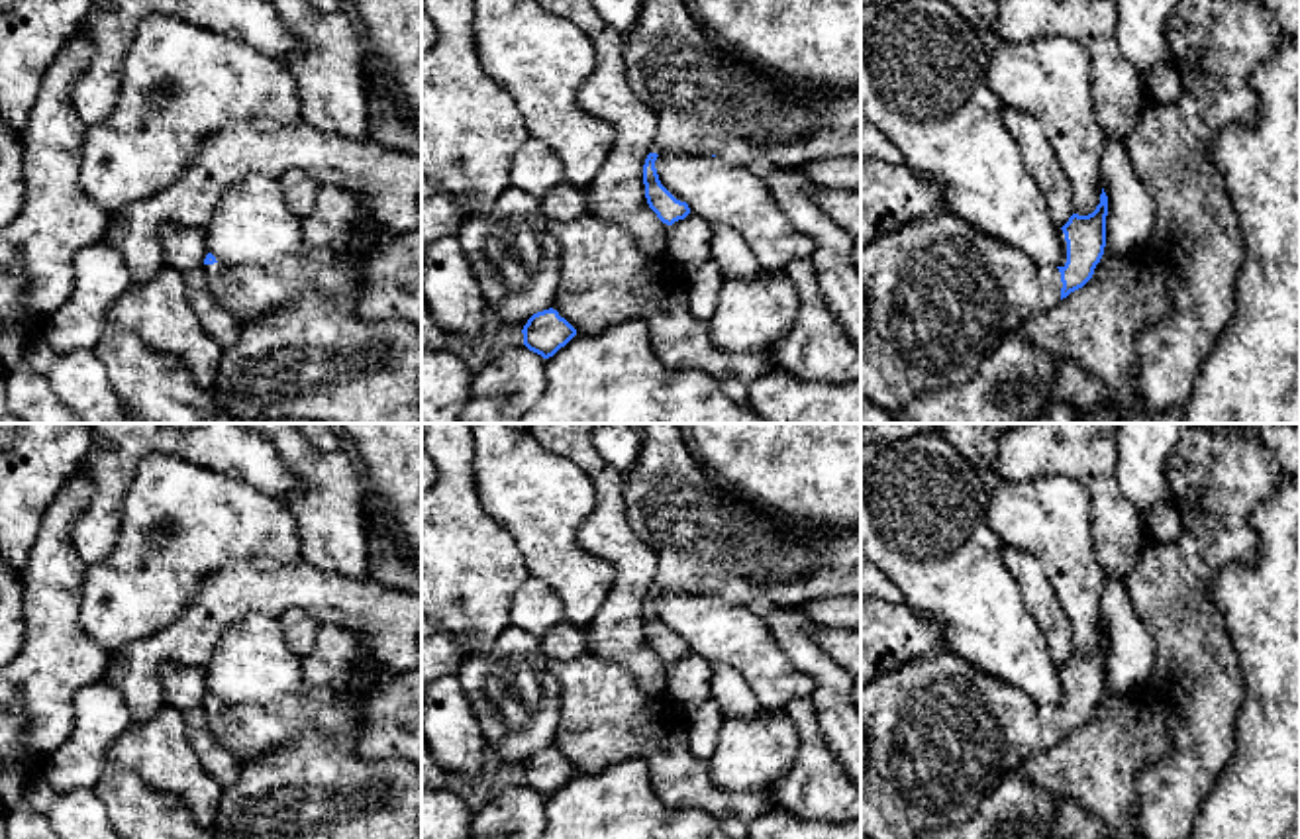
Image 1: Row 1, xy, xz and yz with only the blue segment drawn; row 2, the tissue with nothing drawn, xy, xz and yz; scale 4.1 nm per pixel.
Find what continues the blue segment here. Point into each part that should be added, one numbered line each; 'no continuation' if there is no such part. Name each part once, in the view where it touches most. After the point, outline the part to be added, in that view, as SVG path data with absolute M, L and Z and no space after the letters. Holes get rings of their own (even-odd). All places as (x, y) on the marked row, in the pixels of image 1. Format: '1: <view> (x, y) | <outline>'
1: yz (938, 296) | M937 210L861 247L861 398L896 414L912 398L973 378L982 361L1027 318L1061 302L1061 272L990 237L965 218Z

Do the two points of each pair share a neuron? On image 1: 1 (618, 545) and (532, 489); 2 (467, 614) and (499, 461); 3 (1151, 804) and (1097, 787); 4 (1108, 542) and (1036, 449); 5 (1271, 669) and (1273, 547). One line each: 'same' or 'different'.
1: different
2: different
3: different
4: same
5: same

